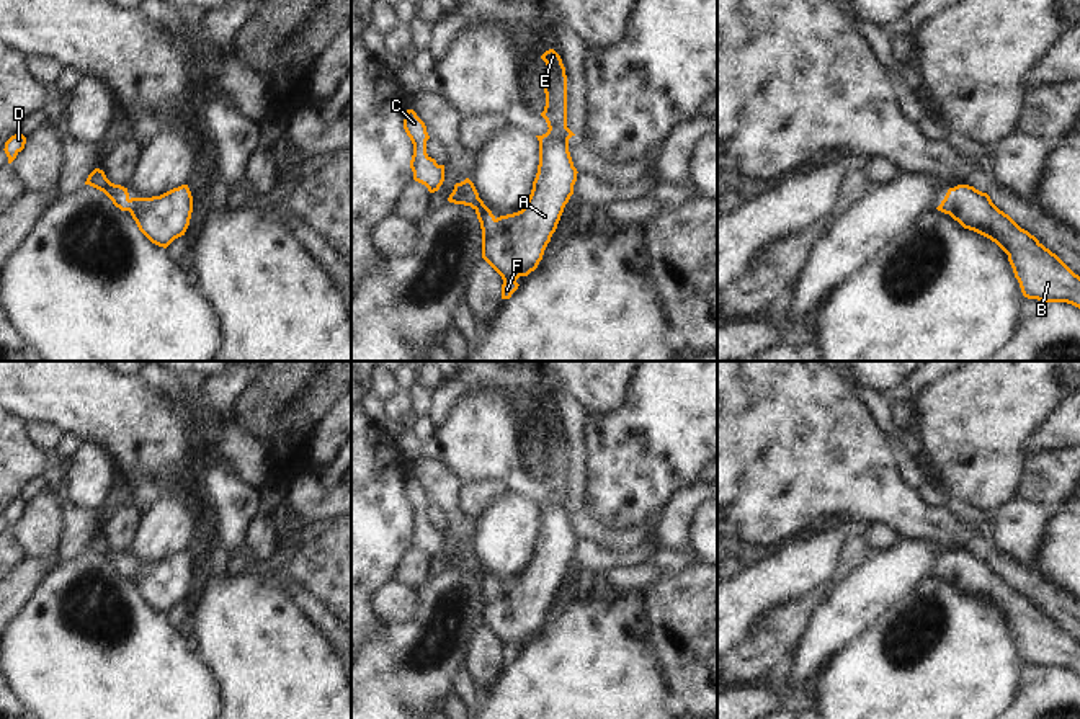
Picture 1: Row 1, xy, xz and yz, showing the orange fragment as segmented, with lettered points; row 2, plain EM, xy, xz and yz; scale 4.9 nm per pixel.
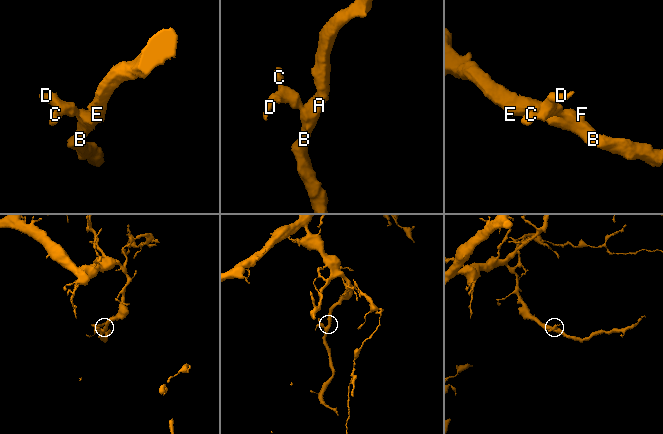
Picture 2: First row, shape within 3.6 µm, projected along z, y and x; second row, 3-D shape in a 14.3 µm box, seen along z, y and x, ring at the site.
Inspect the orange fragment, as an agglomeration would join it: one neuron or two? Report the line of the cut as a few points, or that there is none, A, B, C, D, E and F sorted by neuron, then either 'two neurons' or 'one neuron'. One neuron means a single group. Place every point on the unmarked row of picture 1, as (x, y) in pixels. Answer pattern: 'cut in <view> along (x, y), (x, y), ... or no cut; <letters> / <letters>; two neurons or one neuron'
no cut; A B C D E F; one neuron

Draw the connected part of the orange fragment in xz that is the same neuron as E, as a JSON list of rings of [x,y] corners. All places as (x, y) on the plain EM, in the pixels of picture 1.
[[[549,415],[546,428],[546,472],[541,482],[547,498],[539,507],[539,531],[526,572],[513,580],[495,583],[479,564],[474,549],[466,544],[454,551],[448,567],[471,572],[482,595],[482,624],[502,642],[502,665],[518,655],[516,645],[534,637],[557,595],[565,570],[573,560],[577,534],[573,533],[567,493],[567,441],[560,422]]]

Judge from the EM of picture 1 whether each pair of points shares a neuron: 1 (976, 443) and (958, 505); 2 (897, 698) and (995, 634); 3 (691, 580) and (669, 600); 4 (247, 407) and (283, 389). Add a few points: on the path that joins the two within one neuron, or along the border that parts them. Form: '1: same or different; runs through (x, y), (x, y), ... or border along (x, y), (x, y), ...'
1: different; border along (953, 494), (981, 512)
2: same; runs through (922, 685), (955, 656), (971, 649)
3: same; runs through (687, 585), (673, 598)
4: same; runs through (255, 407), (275, 389)

